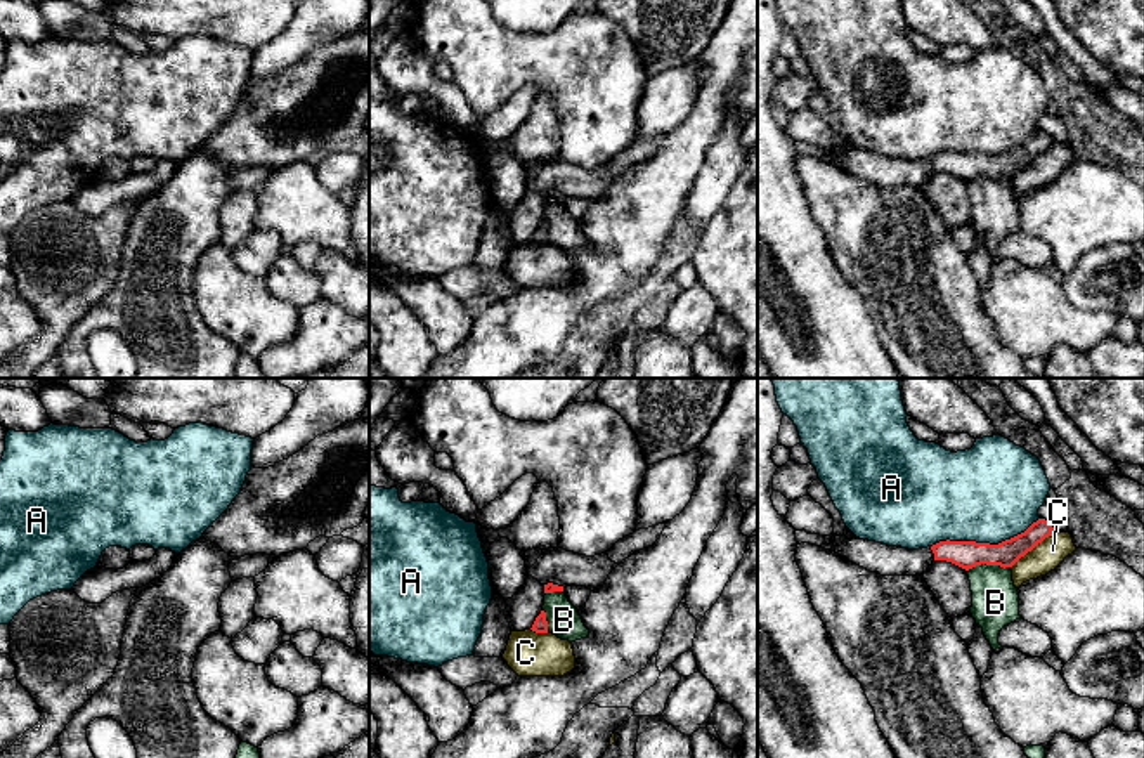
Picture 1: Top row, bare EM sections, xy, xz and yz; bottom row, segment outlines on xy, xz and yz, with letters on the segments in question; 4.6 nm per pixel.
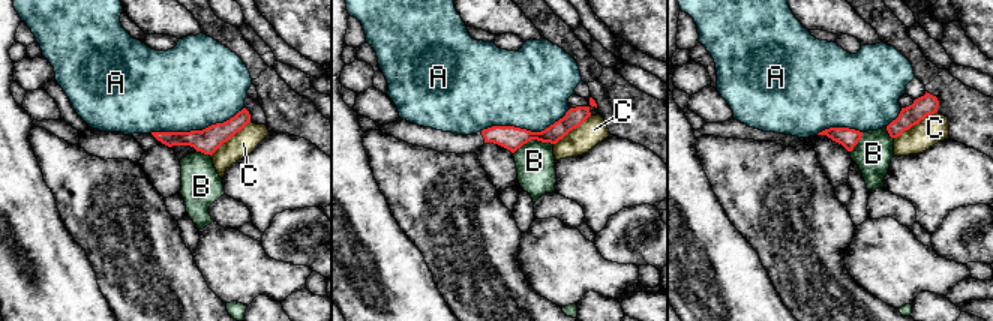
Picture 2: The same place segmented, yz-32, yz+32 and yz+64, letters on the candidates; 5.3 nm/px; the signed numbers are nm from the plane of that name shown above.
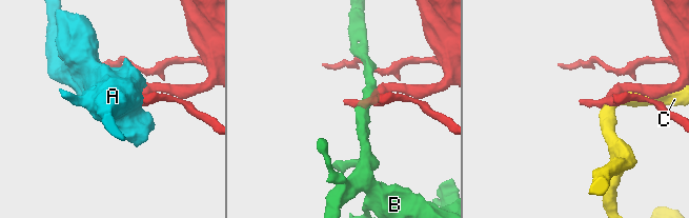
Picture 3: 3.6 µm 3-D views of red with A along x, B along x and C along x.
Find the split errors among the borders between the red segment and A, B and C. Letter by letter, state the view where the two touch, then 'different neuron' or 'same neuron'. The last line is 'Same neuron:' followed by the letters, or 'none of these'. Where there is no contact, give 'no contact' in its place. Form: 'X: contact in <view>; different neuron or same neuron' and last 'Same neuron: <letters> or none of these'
A: contact in yz; different neuron
B: contact in yz; different neuron
C: contact in yz; different neuron
Same neuron: none of these

